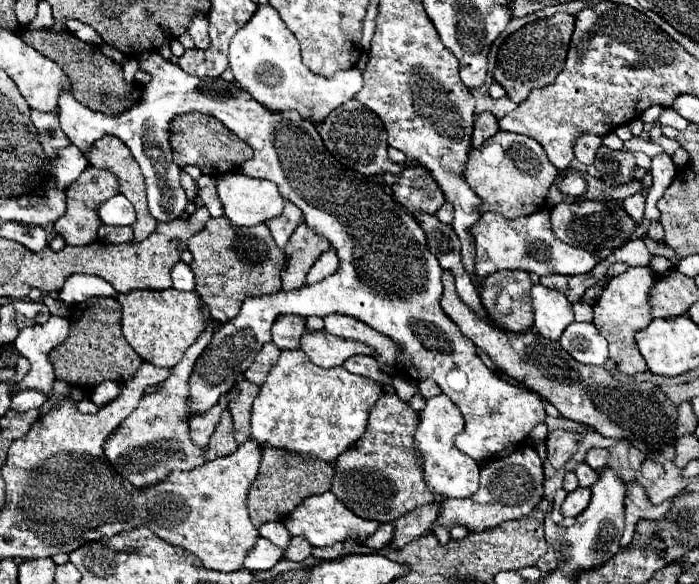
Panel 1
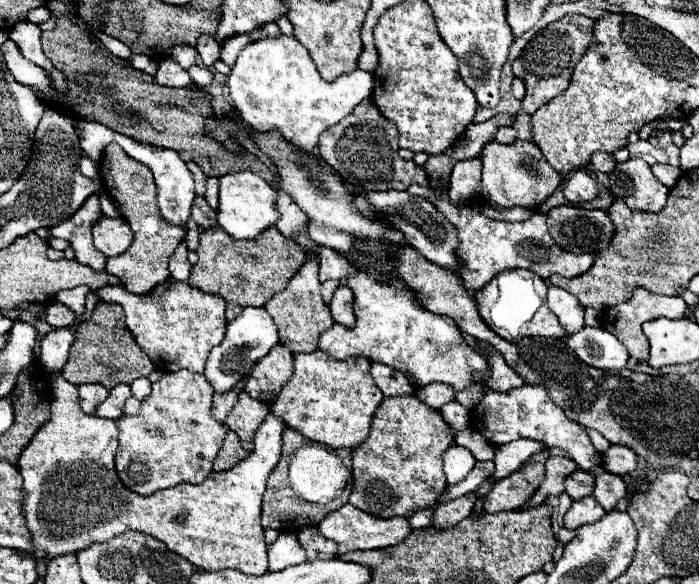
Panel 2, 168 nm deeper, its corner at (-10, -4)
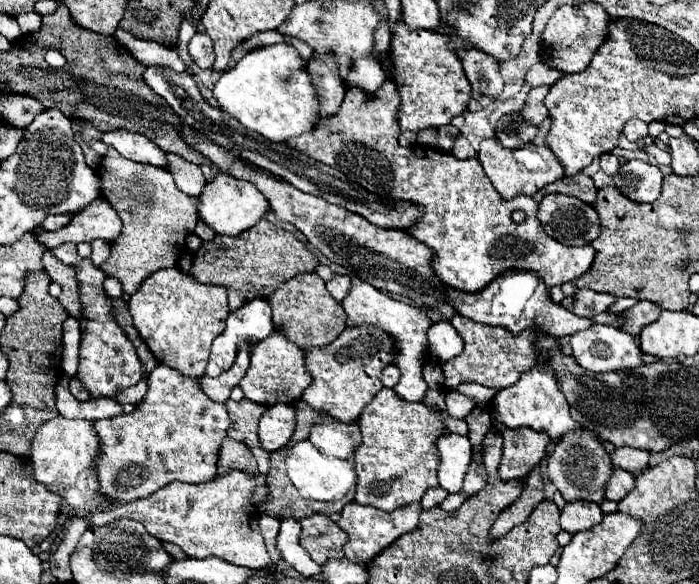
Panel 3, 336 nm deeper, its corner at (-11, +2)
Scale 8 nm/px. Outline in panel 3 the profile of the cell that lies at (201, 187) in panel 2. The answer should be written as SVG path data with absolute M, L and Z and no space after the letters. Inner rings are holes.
M167 154L165 170L171 172L177 188L187 196L197 196L201 192L201 188L205 186L205 176L199 170L199 166L183 160L177 154Z

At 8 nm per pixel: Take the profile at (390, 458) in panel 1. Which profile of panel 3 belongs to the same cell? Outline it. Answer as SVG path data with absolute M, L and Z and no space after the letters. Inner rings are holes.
M383 388L359 416L363 442L355 452L357 504L369 504L391 512L399 506L419 502L427 488L437 486L439 456L435 440L447 434L443 420L423 402L405 402L391 388Z

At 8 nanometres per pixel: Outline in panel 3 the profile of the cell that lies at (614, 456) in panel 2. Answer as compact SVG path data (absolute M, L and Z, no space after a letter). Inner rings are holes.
M617 448L611 454L611 460L617 468L623 468L627 472L641 472L647 468L651 452L637 450L637 448Z

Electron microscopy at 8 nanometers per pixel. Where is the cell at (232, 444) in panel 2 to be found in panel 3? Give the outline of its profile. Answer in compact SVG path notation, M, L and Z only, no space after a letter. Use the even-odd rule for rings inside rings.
M225 438L223 446L221 446L221 456L219 456L219 474L227 474L231 470L241 470L245 474L257 476L257 462L251 454L251 450L243 444L237 442L233 438Z

